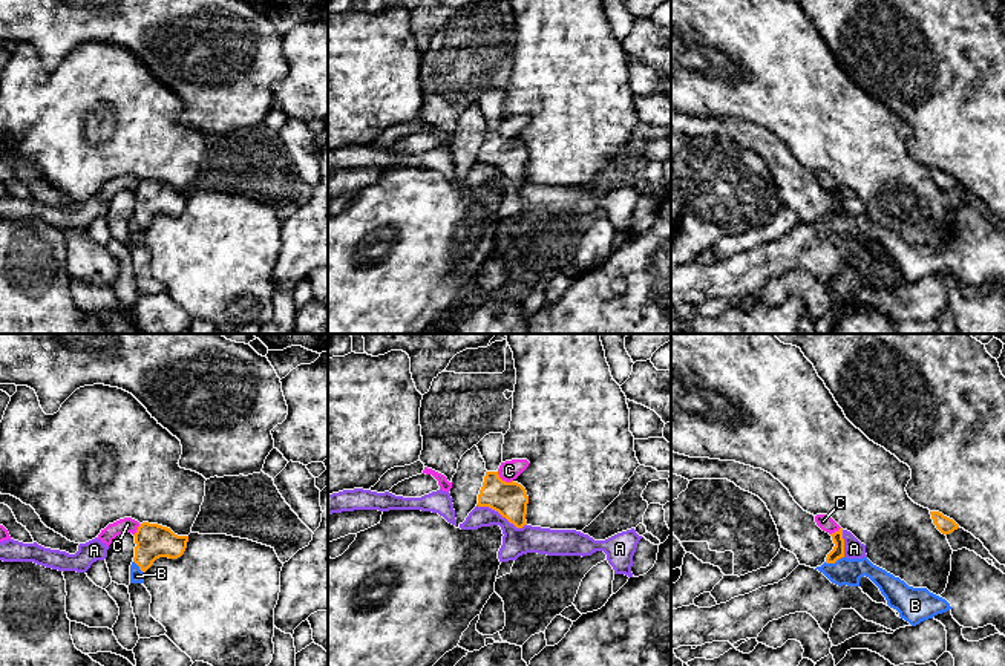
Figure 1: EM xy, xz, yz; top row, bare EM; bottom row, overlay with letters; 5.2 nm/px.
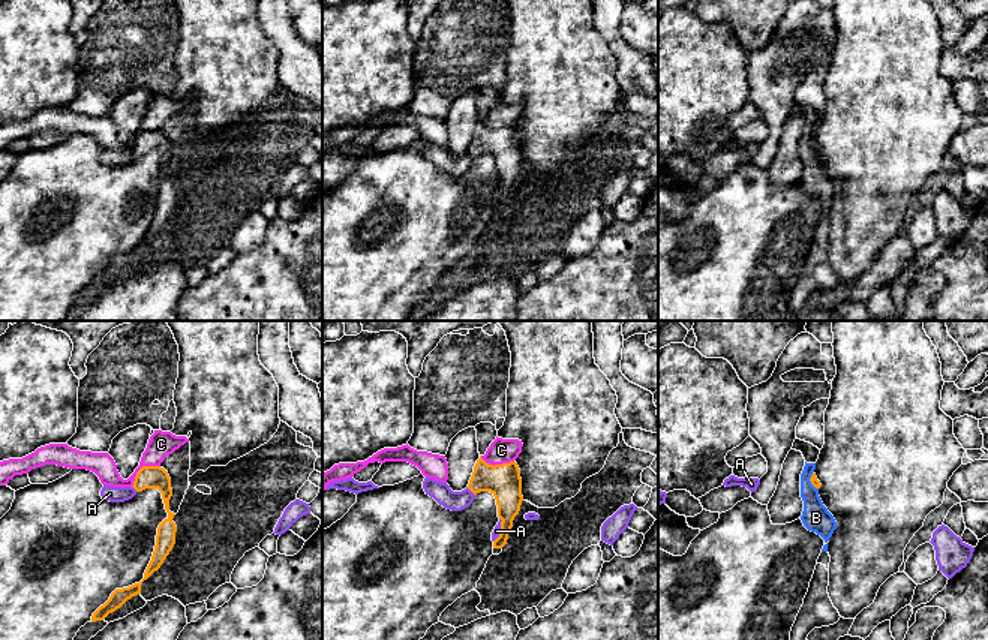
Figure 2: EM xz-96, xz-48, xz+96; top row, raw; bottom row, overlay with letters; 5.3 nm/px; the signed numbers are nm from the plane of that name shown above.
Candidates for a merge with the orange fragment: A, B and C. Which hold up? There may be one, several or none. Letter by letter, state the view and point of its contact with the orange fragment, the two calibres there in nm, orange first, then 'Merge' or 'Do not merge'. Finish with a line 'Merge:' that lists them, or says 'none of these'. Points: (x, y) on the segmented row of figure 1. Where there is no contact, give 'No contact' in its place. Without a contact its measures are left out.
A: Touches orange at xz (501, 515). Thickness 180 nm (orange) against 140 nm. Do not merge
B: Touches orange at yz (834, 562). Thickness 70 nm (orange) against 140 nm. Do not merge
C: Touches orange at xz (504, 481). Thickness 180 nm (orange) against 110 nm. Do not merge
Merge: none of these

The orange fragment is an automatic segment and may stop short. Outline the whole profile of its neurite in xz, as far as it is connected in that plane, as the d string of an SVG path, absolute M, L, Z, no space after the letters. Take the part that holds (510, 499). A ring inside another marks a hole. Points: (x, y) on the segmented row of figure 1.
M486 472L483 487L478 495L478 507L489 507L498 511L516 528L527 525L529 496L518 482L506 482L498 472Z

